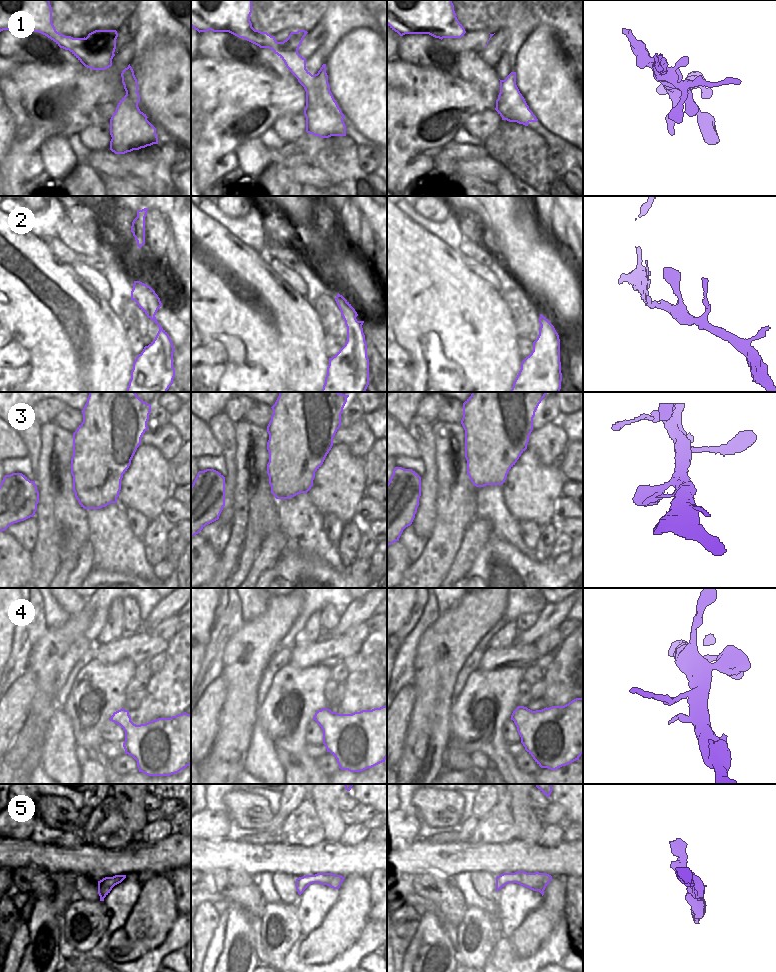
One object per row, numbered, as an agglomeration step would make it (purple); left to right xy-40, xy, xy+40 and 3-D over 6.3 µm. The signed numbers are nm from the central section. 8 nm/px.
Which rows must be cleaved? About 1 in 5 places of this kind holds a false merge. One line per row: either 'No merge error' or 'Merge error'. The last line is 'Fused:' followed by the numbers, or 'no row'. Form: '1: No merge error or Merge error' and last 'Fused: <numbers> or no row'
1: No merge error
2: No merge error
3: No merge error
4: Merge error
5: No merge error
Fused: 4.

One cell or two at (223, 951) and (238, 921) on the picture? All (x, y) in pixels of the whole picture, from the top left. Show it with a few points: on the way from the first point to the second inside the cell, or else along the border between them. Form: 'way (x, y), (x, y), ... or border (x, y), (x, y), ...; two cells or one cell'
way (230, 944), (233, 940), (234, 928); one cell

